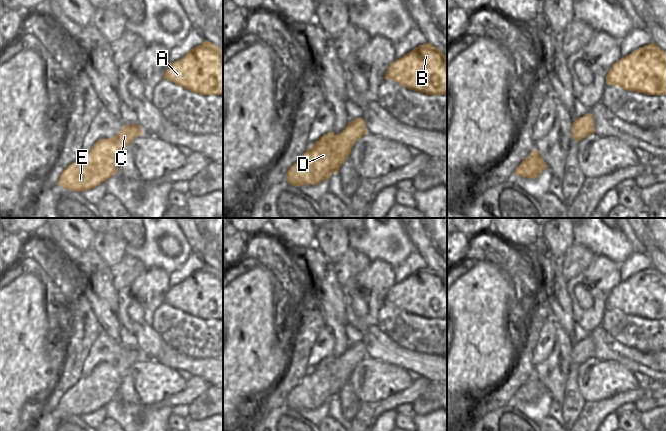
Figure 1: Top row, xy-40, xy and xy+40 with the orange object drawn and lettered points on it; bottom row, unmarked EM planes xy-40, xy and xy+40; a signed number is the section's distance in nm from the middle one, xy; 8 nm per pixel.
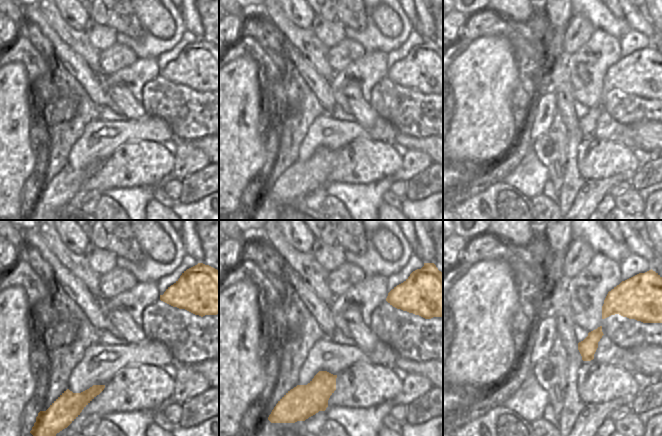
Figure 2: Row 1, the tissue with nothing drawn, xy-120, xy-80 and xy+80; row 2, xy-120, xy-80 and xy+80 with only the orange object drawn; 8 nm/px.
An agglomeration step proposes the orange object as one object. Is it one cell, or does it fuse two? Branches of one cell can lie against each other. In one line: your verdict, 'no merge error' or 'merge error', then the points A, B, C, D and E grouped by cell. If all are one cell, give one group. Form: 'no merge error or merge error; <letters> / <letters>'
no merge error; A B C D E

